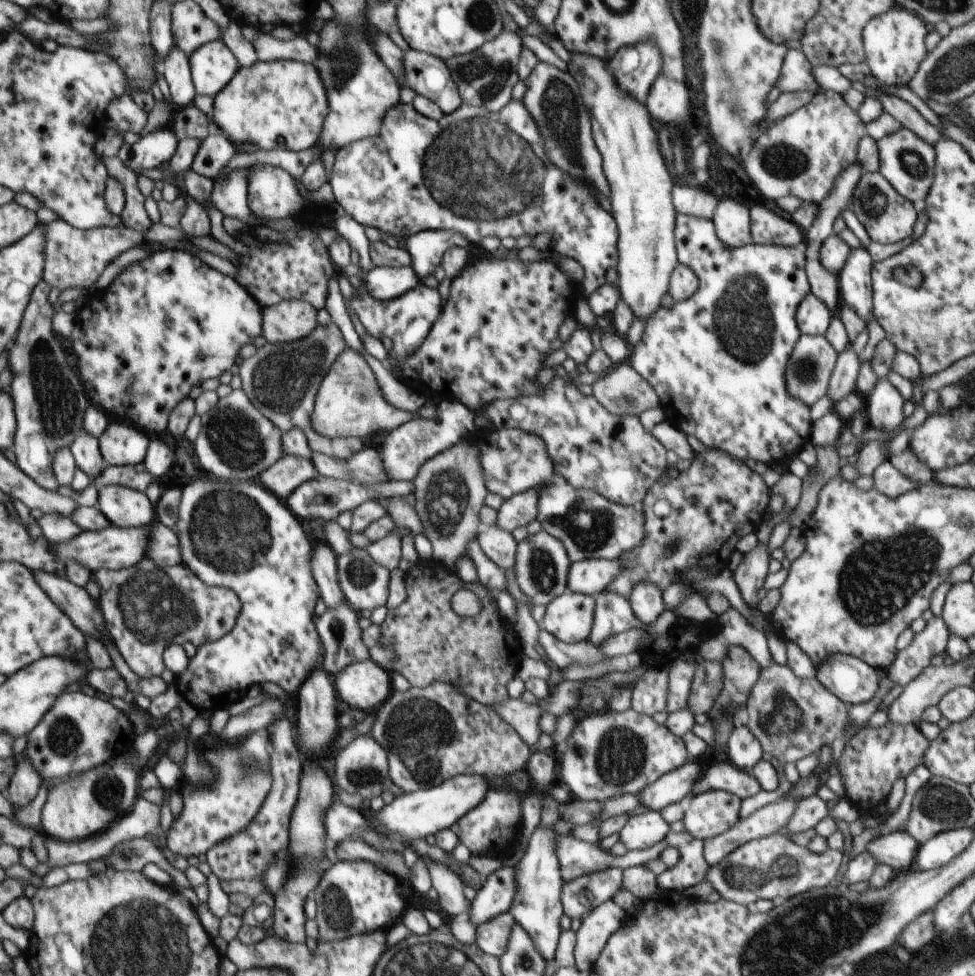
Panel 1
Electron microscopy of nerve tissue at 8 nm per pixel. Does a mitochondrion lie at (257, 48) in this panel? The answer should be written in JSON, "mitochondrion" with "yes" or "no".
{"mitochondrion":"no"}

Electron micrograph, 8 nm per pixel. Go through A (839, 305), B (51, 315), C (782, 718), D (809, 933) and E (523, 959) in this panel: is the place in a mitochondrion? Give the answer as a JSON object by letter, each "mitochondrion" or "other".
{"A":"other","B":"other","C":"mitochondrion","D":"mitochondrion","E":"mitochondrion"}

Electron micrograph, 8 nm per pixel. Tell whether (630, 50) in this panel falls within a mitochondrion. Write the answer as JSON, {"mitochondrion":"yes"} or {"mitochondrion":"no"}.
{"mitochondrion":"no"}

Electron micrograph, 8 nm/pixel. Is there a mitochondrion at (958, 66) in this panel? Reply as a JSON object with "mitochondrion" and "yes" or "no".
{"mitochondrion":"yes"}

